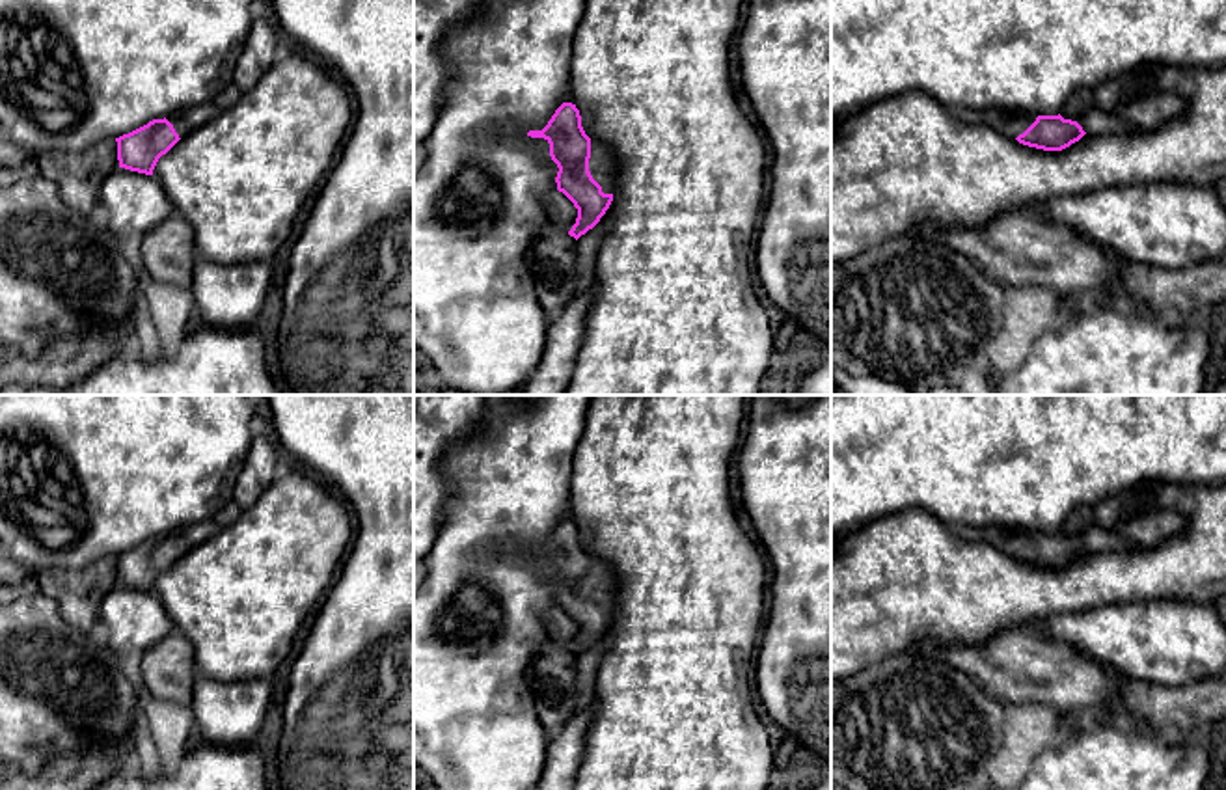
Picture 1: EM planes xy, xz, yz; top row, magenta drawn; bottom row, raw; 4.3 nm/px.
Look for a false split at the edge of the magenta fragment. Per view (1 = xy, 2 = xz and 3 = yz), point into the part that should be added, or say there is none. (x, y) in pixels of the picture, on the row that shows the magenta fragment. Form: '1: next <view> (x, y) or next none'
1: next xy (185, 122)
2: next xz (602, 164)
3: next yz (1008, 123)

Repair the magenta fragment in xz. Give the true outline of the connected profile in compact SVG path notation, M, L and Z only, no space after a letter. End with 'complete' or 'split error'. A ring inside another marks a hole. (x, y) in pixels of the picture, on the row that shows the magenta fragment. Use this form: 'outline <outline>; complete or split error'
outline M563 102L542 130L529 130L527 136L550 143L550 157L559 168L557 190L578 209L568 231L578 240L600 222L613 201L619 168L613 149L585 134L572 102Z; split error

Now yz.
outline M961 108L956 112L958 117L973 125L989 125L997 132L1017 140L1023 145L1062 151L1071 143L1079 142L1086 132L1077 121L1064 119L1058 116L1028 116L1014 114L997 108L973 110Z; split error

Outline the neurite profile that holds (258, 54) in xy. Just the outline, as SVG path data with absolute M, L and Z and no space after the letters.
M272 17L252 20L250 34L238 54L233 75L233 84L240 93L248 91L276 61L276 48L281 37Z

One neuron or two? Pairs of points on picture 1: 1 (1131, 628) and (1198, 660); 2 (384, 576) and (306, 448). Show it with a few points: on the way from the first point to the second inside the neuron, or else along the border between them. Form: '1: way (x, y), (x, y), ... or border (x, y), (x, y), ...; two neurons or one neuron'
1: way (1148, 641), (1182, 643); one neuron
2: way (382, 541), (382, 513), (341, 472); one neuron

